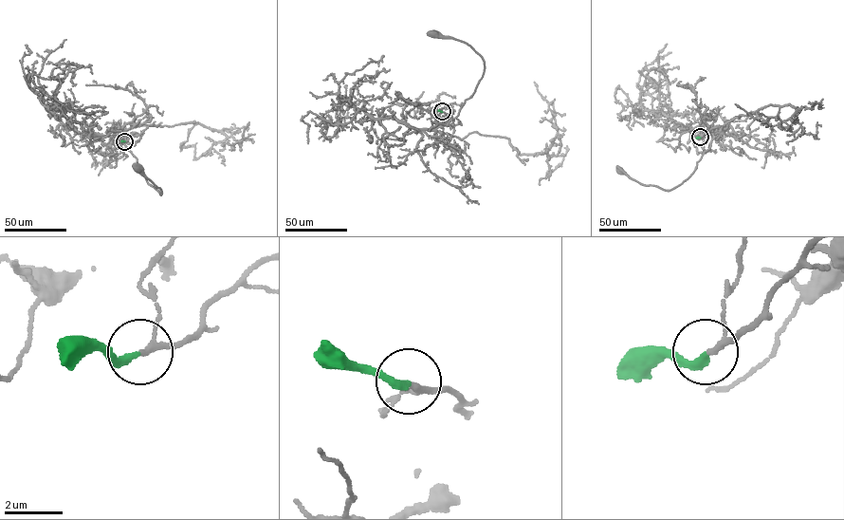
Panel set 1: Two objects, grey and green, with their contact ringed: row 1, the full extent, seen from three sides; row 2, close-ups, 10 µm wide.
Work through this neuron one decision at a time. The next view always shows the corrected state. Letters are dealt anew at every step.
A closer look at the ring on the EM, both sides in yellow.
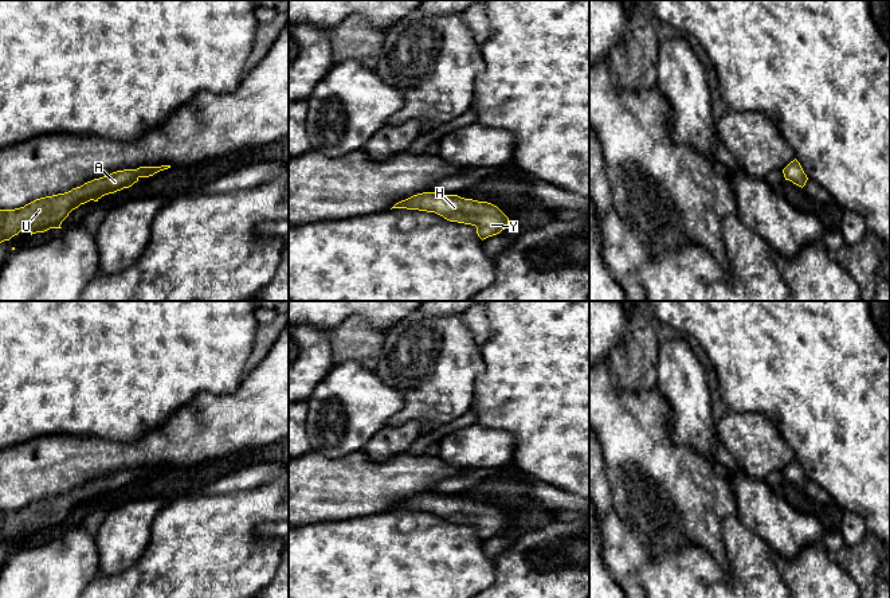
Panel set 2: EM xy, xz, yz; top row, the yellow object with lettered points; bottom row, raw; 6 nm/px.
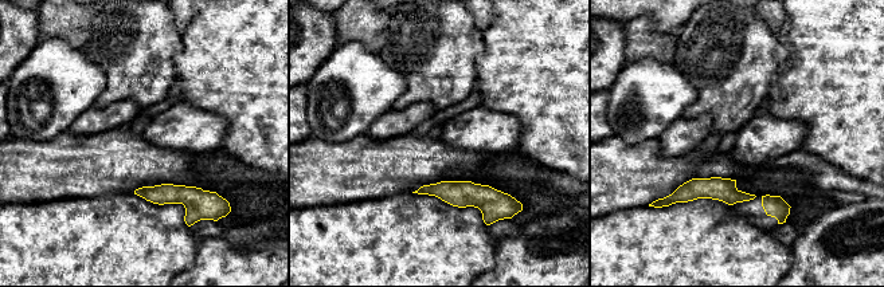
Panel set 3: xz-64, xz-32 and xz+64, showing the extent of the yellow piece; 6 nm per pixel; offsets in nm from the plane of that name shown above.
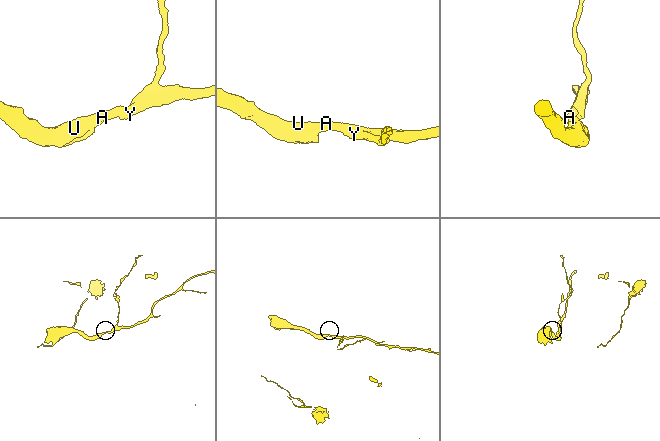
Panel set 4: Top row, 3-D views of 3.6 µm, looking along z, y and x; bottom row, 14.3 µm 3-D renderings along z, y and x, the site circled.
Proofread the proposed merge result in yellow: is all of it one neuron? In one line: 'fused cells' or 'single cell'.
single cell

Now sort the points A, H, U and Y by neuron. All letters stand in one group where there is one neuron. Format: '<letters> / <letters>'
A H U Y

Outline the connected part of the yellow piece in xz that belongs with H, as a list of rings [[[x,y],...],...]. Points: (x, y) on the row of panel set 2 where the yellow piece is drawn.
[[[423,192],[396,203],[392,208],[435,212],[450,222],[475,226],[482,241],[509,226],[509,218],[497,206],[458,195]]]

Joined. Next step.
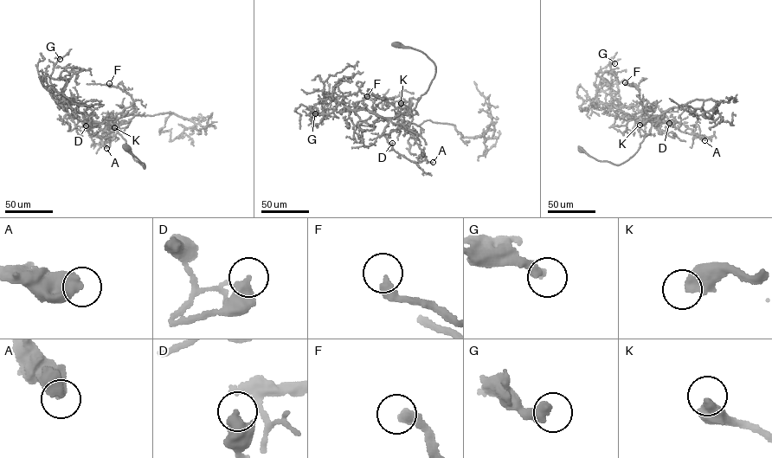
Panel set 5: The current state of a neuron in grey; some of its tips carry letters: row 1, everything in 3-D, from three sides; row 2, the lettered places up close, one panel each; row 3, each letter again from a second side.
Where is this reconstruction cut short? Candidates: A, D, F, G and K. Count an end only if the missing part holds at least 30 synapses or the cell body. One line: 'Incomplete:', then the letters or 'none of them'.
Incomplete: G

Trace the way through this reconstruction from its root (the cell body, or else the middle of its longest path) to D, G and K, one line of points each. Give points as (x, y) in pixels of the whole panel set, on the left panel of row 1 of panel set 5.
D: (126, 148), (144, 163), (144, 168), (135, 160), (125, 140), (111, 125), (85, 121), (84, 127), (86, 125)
G: (126, 148), (144, 168), (112, 125), (86, 120), (68, 101), (61, 106), (53, 99), (50, 76), (60, 59)
K: (126, 148), (144, 163), (144, 168), (135, 160), (125, 140), (109, 123), (125, 122), (114, 127)

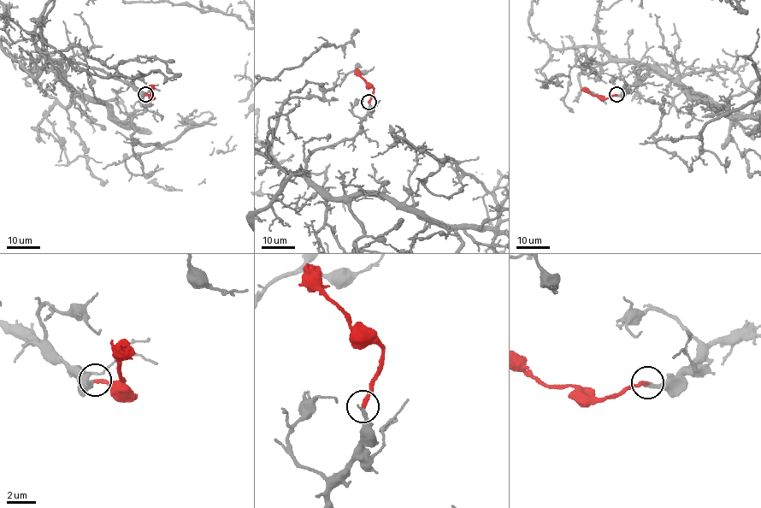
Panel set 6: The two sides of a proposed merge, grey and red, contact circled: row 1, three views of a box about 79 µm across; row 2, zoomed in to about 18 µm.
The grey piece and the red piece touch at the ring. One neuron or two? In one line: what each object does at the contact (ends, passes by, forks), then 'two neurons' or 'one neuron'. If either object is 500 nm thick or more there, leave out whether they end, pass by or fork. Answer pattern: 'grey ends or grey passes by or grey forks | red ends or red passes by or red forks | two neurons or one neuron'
grey ends | red ends | one neuron

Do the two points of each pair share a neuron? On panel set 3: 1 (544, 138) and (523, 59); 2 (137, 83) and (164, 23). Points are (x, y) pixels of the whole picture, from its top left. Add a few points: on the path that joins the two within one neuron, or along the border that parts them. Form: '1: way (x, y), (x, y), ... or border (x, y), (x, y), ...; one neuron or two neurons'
1: way (528, 118), (528, 79); one neuron
2: way (137, 69), (137, 50), (149, 38); one neuron

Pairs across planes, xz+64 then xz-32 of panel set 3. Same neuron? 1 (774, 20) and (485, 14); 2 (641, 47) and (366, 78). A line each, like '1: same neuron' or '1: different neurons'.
1: same neuron
2: different neurons

